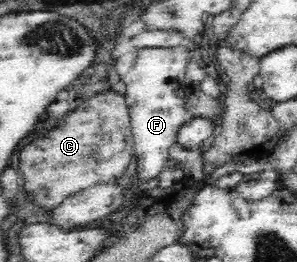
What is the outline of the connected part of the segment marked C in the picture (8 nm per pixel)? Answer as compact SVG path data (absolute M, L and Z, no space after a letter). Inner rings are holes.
M111 90L87 99L63 125L49 131L47 137L29 143L19 153L18 165L35 204L53 209L80 189L101 182L117 182L134 155L129 106L124 95Z

